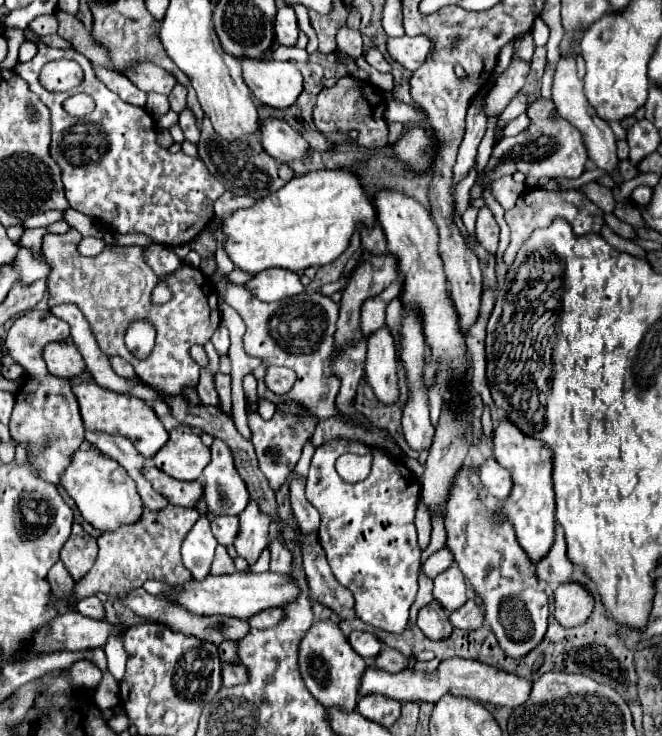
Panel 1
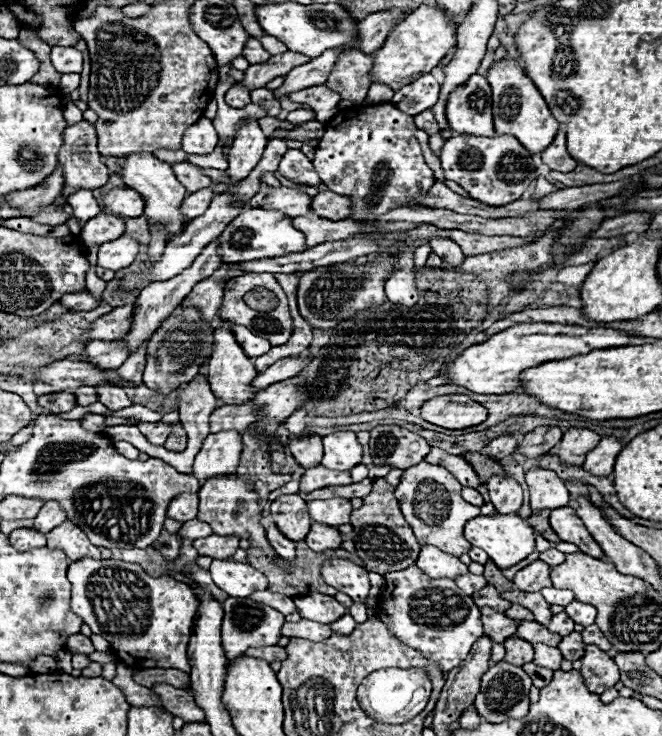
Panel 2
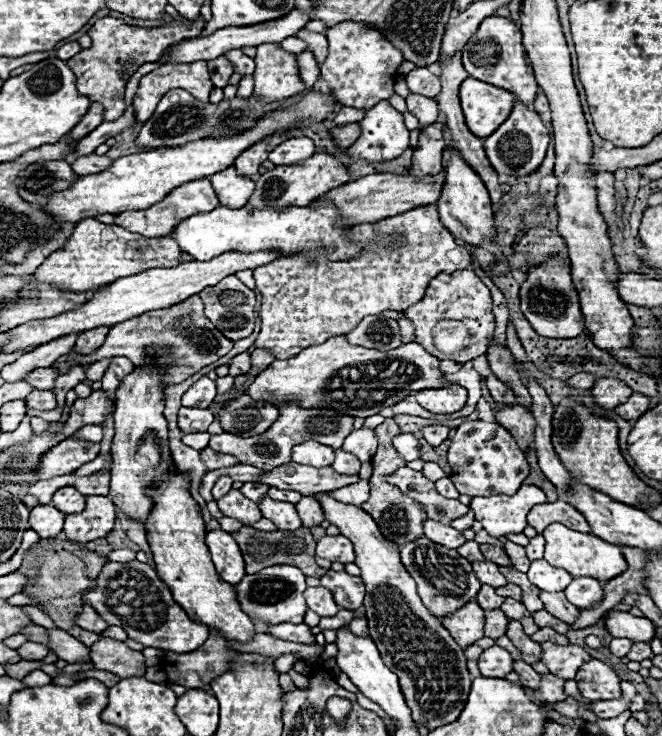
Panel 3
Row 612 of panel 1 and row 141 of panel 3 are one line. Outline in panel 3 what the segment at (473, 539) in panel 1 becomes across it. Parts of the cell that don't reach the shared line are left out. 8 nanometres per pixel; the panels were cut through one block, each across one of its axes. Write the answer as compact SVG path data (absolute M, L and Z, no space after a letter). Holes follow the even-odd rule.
M514 102L512 114L508 116L506 122L502 122L498 126L496 132L492 132L486 140L484 140L484 150L486 156L490 160L490 164L494 166L494 170L500 176L516 176L522 178L534 170L538 170L538 166L542 164L544 156L546 156L546 146L548 146L548 128L542 122L540 114L536 114L536 110L532 110L532 106L524 106L522 102Z

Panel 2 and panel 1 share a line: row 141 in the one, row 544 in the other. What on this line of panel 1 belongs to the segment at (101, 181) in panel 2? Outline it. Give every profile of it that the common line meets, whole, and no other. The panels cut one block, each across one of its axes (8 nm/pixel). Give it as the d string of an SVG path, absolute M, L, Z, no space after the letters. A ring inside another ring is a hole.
M74 522L70 538L60 550L60 560L64 562L66 570L76 582L84 578L84 574L94 566L96 554L98 554L96 538L92 538L78 522Z

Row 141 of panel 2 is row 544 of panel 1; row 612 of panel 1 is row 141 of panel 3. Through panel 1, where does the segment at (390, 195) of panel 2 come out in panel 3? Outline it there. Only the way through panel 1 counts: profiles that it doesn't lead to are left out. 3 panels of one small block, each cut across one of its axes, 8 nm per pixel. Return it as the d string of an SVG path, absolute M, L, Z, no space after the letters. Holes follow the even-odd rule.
M388 100L378 102L366 112L366 118L360 120L362 136L348 148L348 154L354 158L364 158L368 162L386 162L398 158L408 148L410 130L404 126L404 116L390 106Z

